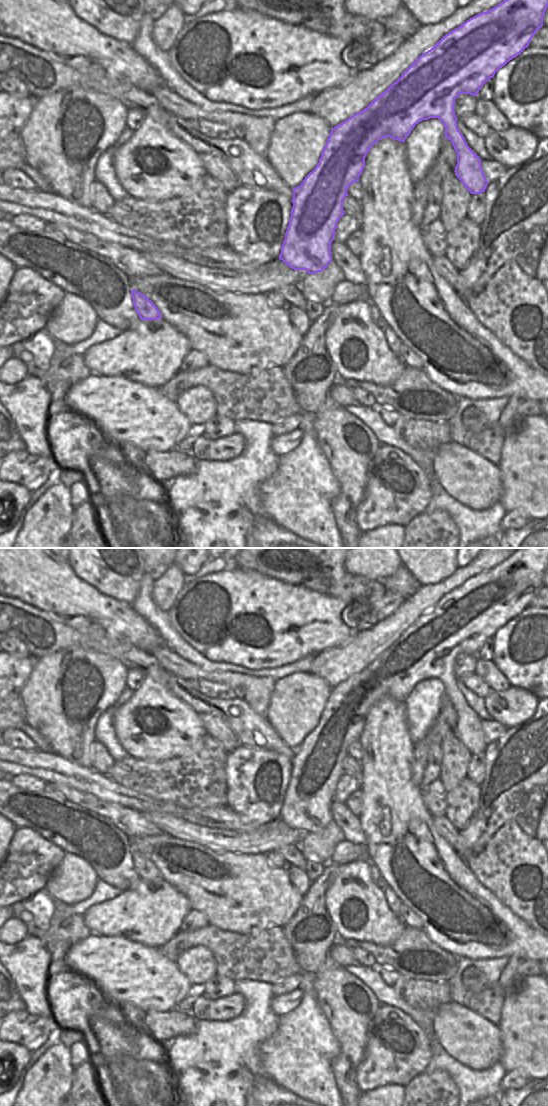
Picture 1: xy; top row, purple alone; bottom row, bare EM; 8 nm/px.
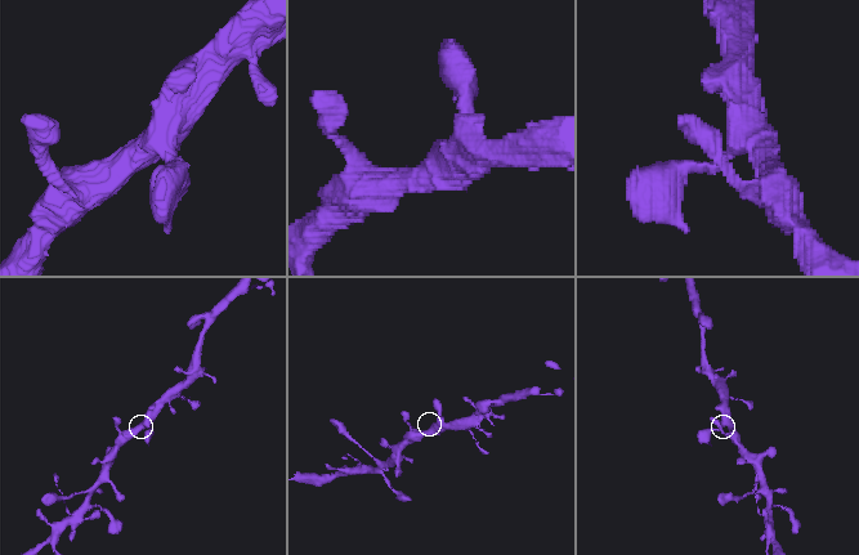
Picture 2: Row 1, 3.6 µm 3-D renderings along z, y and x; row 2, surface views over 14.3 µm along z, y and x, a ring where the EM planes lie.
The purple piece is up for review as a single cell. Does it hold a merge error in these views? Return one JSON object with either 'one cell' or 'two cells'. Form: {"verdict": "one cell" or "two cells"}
{"verdict": "one cell"}

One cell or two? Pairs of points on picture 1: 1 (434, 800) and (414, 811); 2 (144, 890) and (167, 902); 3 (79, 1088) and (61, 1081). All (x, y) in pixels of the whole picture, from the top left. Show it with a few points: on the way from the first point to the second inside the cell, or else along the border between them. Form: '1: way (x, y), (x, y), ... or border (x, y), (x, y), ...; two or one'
1: border (422, 790), (422, 802), (432, 816); two
2: way (150, 896), (156, 902), (161, 902); one
3: border (75, 1068), (72, 1074), (71, 1088), (66, 1095); two

